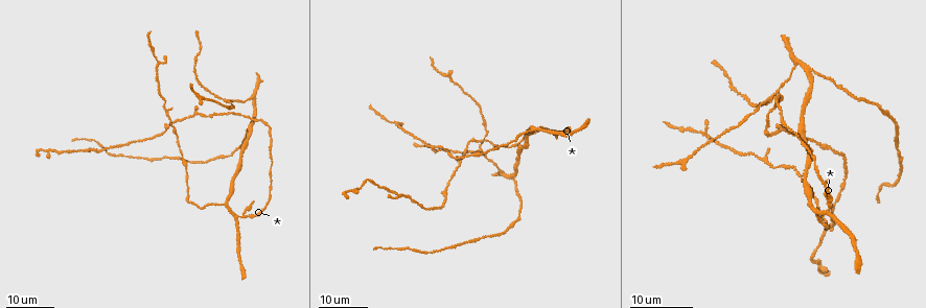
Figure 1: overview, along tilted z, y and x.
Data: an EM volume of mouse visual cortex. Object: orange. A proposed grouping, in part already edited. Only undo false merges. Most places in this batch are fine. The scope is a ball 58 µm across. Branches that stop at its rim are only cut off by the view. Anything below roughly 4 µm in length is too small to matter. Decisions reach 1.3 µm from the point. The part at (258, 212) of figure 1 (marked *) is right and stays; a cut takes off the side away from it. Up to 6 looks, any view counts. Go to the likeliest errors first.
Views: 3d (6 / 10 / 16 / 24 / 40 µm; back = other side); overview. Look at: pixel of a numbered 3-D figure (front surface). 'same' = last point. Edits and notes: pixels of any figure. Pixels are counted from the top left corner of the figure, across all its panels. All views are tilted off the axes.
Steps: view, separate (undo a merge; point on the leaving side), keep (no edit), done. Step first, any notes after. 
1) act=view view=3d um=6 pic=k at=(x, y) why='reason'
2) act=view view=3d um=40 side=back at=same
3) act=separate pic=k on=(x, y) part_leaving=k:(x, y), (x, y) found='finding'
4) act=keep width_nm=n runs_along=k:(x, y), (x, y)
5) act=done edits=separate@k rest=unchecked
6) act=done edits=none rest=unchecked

act=view view=3d um=16 pic=1 at=(428, 146) why='thick turns thin'

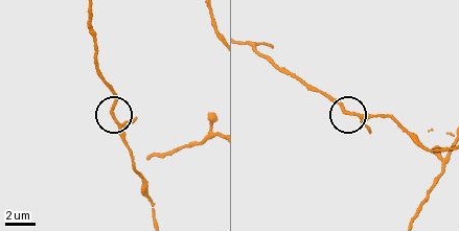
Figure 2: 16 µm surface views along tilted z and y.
act=view view=3d um=6 pic=2 at=(352, 112)

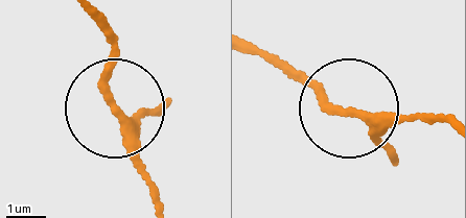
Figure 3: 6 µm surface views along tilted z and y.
act=keep width_nm=200 runs_along=3:(441, 122), (375, 120), (335, 103), (297, 68) found='one neuron here'

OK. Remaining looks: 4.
act=view view=3d um=24 pic=1 at=(679, 163)

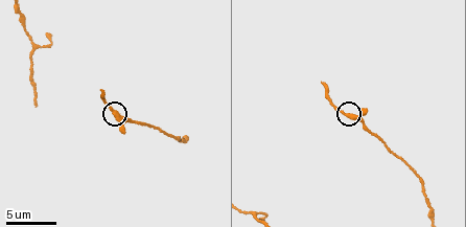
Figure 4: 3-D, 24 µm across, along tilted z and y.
act=view view=3d um=6 pic=4 at=(116, 114)

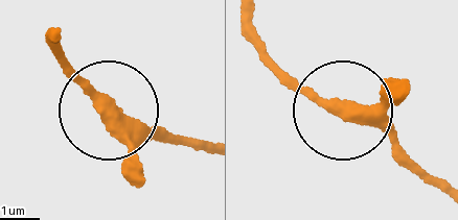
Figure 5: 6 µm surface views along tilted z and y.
act=keep runs_along=5:(202, 146), (96, 103), (61, 49) found='all the same neuron'

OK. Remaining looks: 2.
act=view view=3d um=24 pic=1 at=(841, 192) why='thin neck'

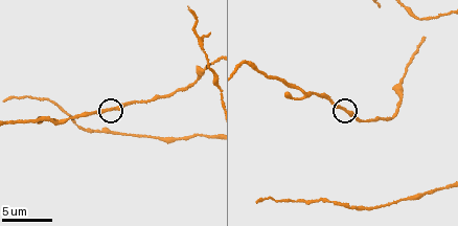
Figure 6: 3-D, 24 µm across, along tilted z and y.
act=view view=3d um=6 pic=6 at=(113, 109)

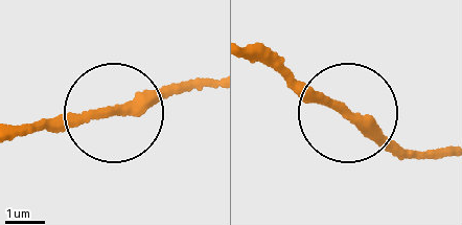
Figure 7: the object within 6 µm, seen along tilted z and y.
act=keep width_nm=240 runs_along=7:(205, 81), (54, 115), (18, 134) found='one neuron here'

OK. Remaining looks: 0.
act=done edits=none rest=unchecked

